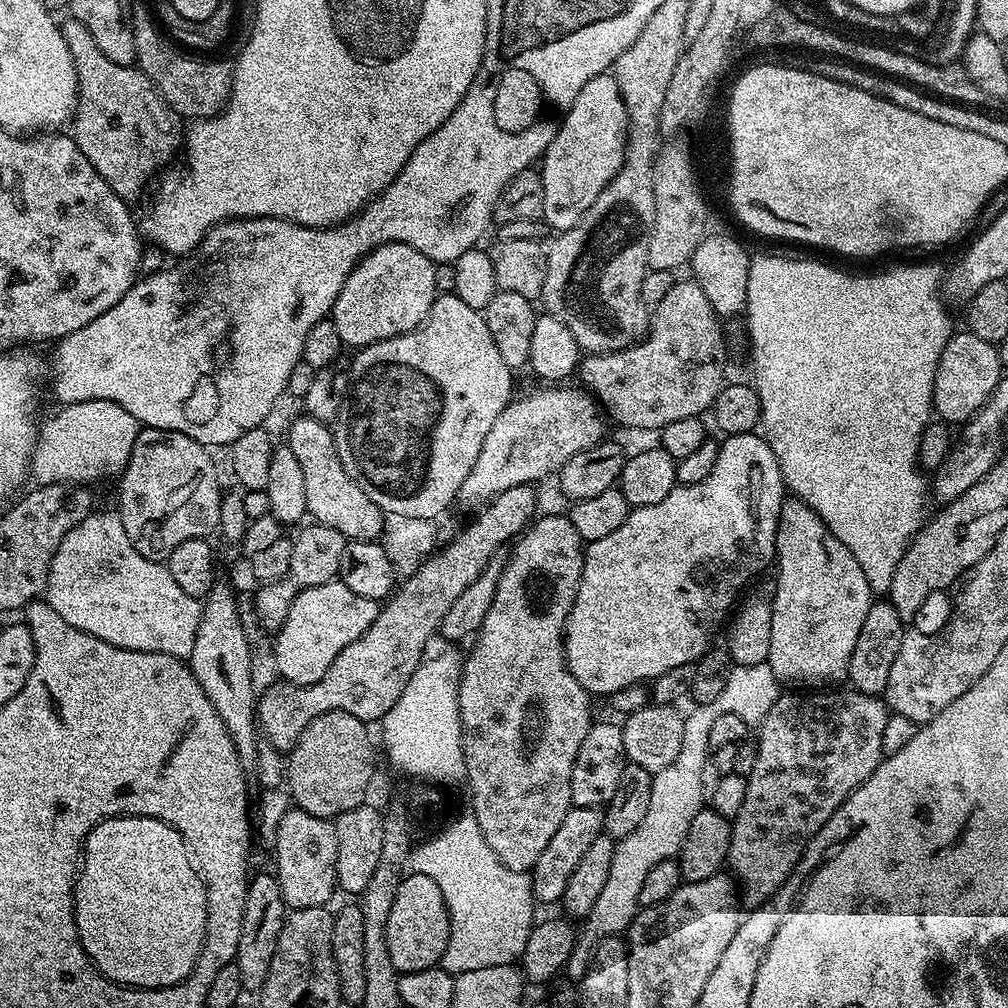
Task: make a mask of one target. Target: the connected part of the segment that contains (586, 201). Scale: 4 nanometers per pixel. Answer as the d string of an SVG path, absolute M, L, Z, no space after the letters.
M611 74L590 78L578 90L574 106L564 114L558 134L549 142L538 168L544 191L543 223L551 231L553 228L553 233L570 230L590 210L598 194L618 174L627 142L628 119L618 82Z

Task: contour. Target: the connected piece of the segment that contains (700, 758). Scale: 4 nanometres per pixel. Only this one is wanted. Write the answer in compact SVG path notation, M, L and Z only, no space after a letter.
M765 662L758 666L742 666L741 664L733 667L730 678L726 678L726 686L718 698L714 698L708 704L701 704L693 707L693 712L685 715L684 729L682 730L682 750L678 750L678 758L666 766L666 770L655 773L652 778L652 789L650 790L650 806L646 809L646 815L642 818L642 826L634 829L634 834L626 834L616 845L614 858L610 862L610 875L602 885L602 894L598 894L598 902L590 910L586 918L588 924L589 945L595 946L600 941L608 937L619 937L627 933L628 928L632 925L632 920L640 908L640 899L638 893L642 891L642 881L645 880L646 874L650 874L653 866L658 866L658 862L670 860L680 855L680 847L686 838L686 830L690 830L690 822L694 822L694 814L698 814L700 809L706 804L706 784L704 788L704 767L710 764L710 726L714 726L714 718L729 712L738 714L749 726L759 726L762 718L770 714L770 706L782 694L782 685L776 679L774 670Z

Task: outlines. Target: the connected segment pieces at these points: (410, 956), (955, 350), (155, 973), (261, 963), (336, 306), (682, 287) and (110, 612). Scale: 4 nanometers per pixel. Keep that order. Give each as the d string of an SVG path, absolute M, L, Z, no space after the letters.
M417 872L405 875L385 926L386 946L397 972L403 974L437 967L443 961L451 929L448 907L442 898L442 890L438 890L438 882Z
M967 330L953 331L951 338L946 342L946 350L942 350L942 358L938 362L934 378L932 407L935 415L949 425L963 425L971 420L972 415L990 398L990 394L998 386L1001 375L996 345L982 342L978 334Z
M145 816L105 818L84 837L74 903L76 933L86 955L107 980L130 988L172 988L188 979L204 950L208 903L204 880L193 860L184 860L176 828L164 828Z
M271 871L260 872L257 876L255 873L248 882L248 893L242 910L242 938L238 938L234 961L238 966L238 974L242 974L245 993L259 993L260 987L266 982L266 974L270 974L270 962L278 946L278 934L282 934L285 915L286 905L275 875Z
M380 244L378 247L372 249L367 256L357 260L354 270L346 278L346 282L342 286L342 290L338 294L338 298L332 303L332 310L330 318L334 322L334 326L338 326L338 334L340 335L341 345L352 347L352 350L359 350L367 348L370 344L376 344L380 340L389 340L395 336L401 336L407 332L413 332L423 320L428 317L428 311L430 306L434 303L438 295L438 289L436 289L436 268L437 265L430 258L426 258L426 254L422 254L418 250L414 250L414 246L409 244Z
M677 279L670 286L670 290L666 290L666 298L662 298L662 302L658 302L651 309L650 323L646 329L646 335L639 342L632 344L629 348L623 348L617 352L601 352L599 354L588 354L583 357L582 363L578 369L579 383L599 403L602 405L603 411L609 417L613 416L620 424L625 424L628 428L653 428L659 430L667 426L670 422L678 422L678 418L690 418L691 416L703 417L705 413L711 409L713 402L718 398L721 388L726 383L724 377L724 367L728 364L728 344L724 341L724 328L721 317L716 315L714 306L710 304L710 298L706 296L702 290L702 286L697 284L695 279L688 280Z
M93 511L74 530L62 538L58 550L52 559L52 569L48 572L46 599L70 626L82 630L86 634L94 634L102 642L110 642L110 646L118 646L126 650L139 652L157 652L187 658L194 650L194 634L198 634L201 601L190 598L174 582L167 563L159 560L147 560L134 550L130 538L126 534L126 526L122 526L119 511Z

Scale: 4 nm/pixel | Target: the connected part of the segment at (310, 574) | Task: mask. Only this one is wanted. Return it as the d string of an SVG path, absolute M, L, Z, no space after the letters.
M312 522L309 525L293 539L289 575L258 588L255 605L253 605L254 611L259 621L265 623L270 632L277 631L284 624L286 614L289 613L289 608L299 589L325 584L339 575L342 550L346 543L344 536L325 524Z

